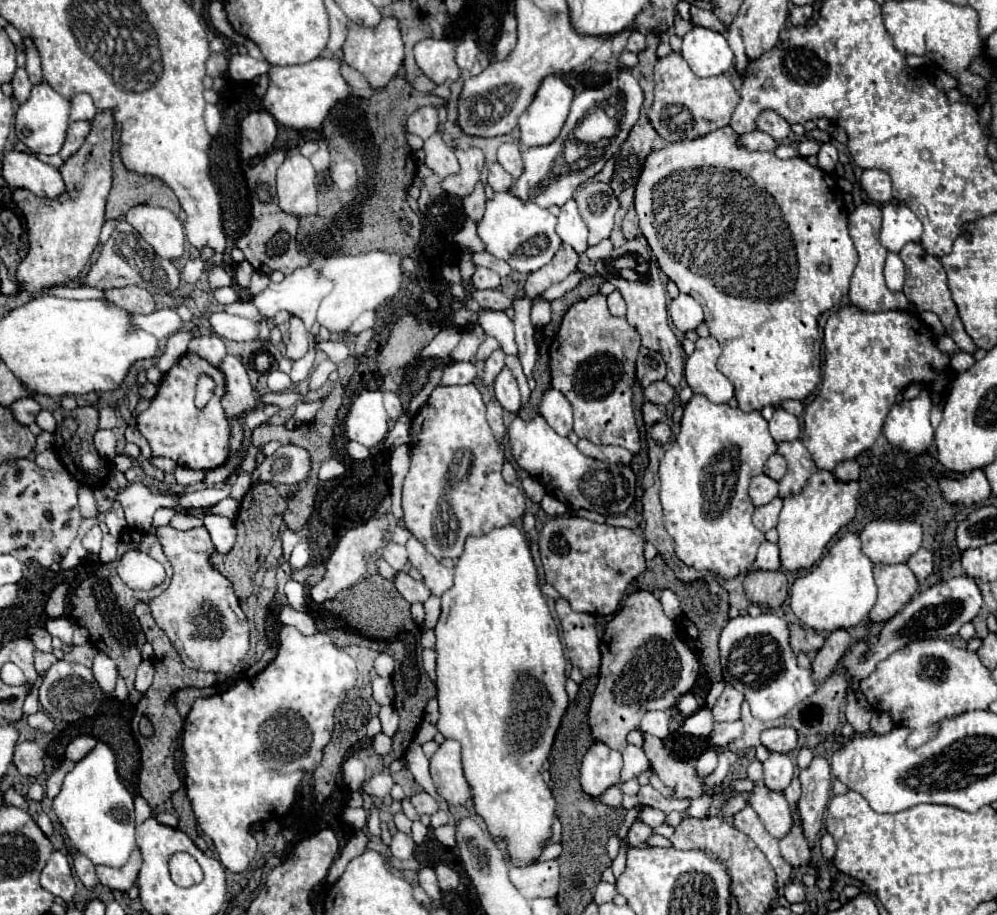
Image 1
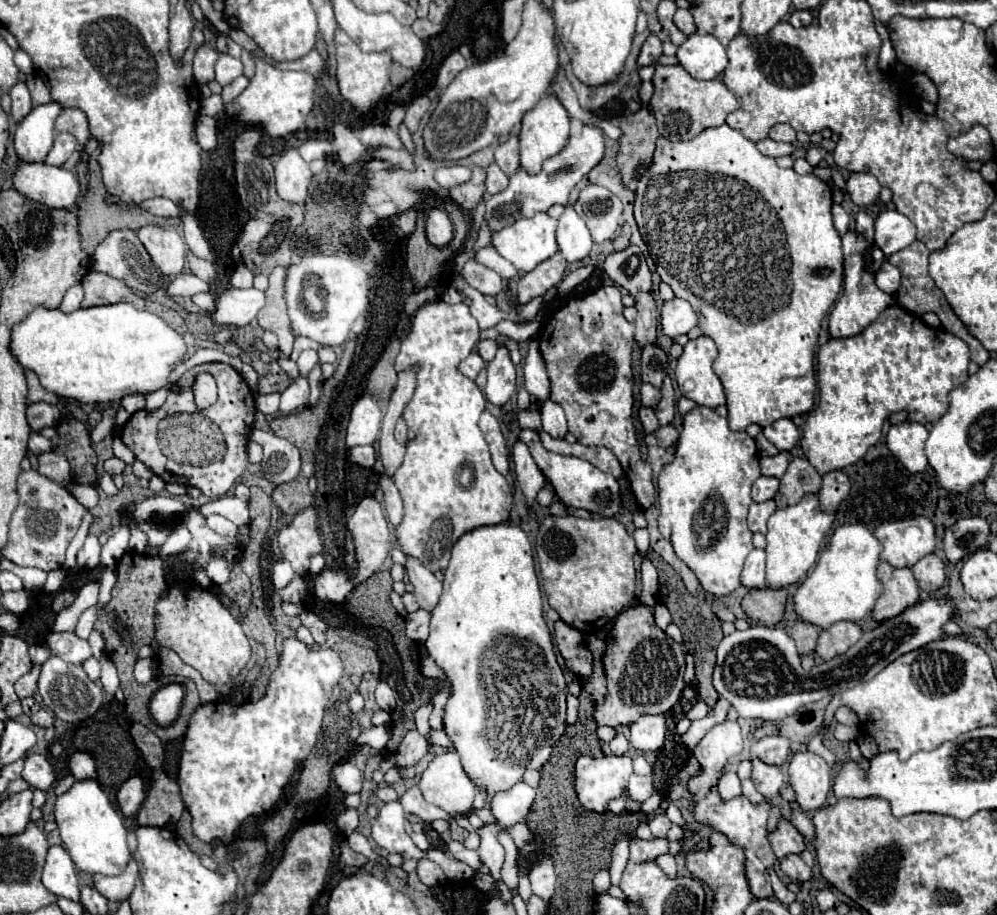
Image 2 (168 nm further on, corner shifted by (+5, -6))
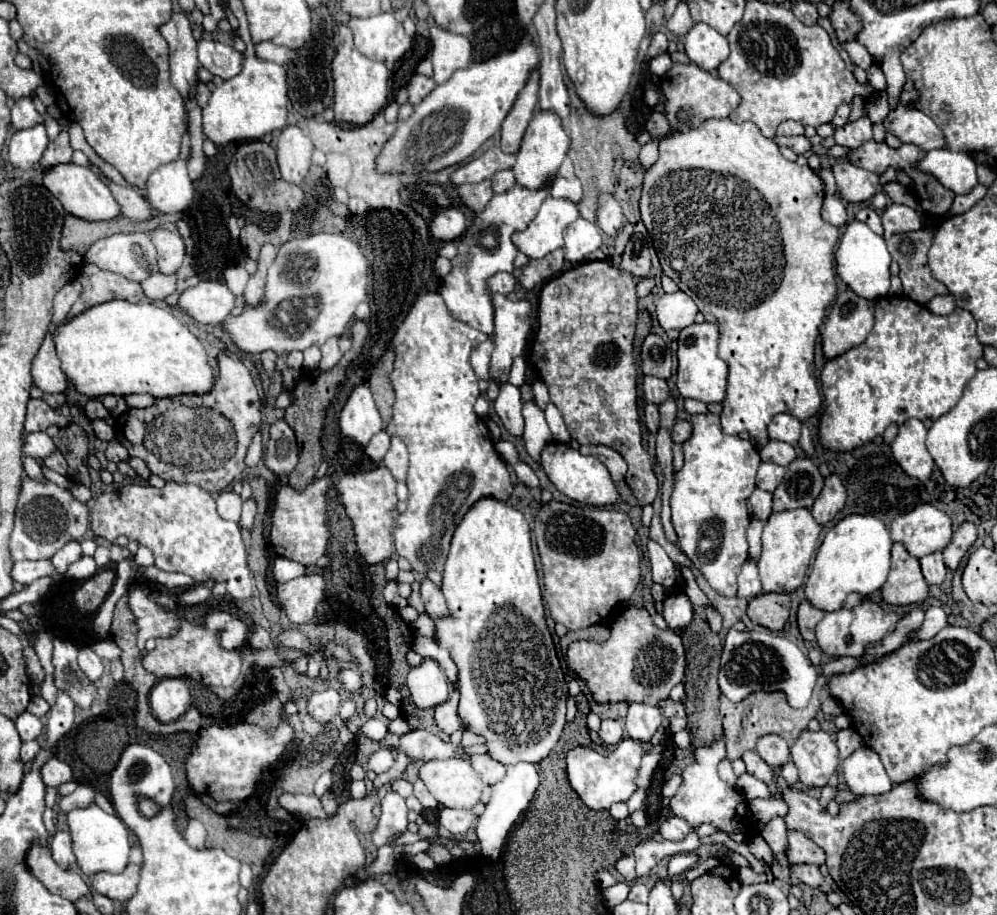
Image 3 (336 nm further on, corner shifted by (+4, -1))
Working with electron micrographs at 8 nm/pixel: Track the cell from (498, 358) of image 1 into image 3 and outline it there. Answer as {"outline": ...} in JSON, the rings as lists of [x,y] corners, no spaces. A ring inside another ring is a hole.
{"outline":[[[514,185],[510,191],[494,195],[486,209],[474,219],[474,225],[466,231],[466,235],[458,239],[458,255],[450,259],[452,271],[442,277],[440,283],[440,295],[454,319],[482,333],[494,333],[494,305],[488,289],[488,279],[498,271],[514,271],[514,257],[518,255],[518,249],[514,249],[512,235],[526,229],[526,225],[536,217],[538,205],[542,205],[546,195],[548,189],[530,191]]]}

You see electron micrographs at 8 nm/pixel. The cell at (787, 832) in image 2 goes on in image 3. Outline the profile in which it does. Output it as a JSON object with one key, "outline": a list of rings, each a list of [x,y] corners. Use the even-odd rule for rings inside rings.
{"outline":[[[788,831],[788,851],[786,857],[790,861],[790,865],[800,865],[800,863],[814,863],[814,865],[824,865],[826,855],[824,851],[812,843],[804,833],[800,831]]]}

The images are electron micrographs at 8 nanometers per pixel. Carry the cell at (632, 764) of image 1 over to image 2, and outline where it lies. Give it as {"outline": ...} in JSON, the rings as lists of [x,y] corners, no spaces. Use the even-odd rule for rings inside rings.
{"outline":[[[617,734],[617,736],[609,742],[609,748],[611,748],[611,752],[613,752],[615,756],[625,756],[625,754],[629,752],[629,742],[627,742],[627,738],[625,738],[623,734]]]}

